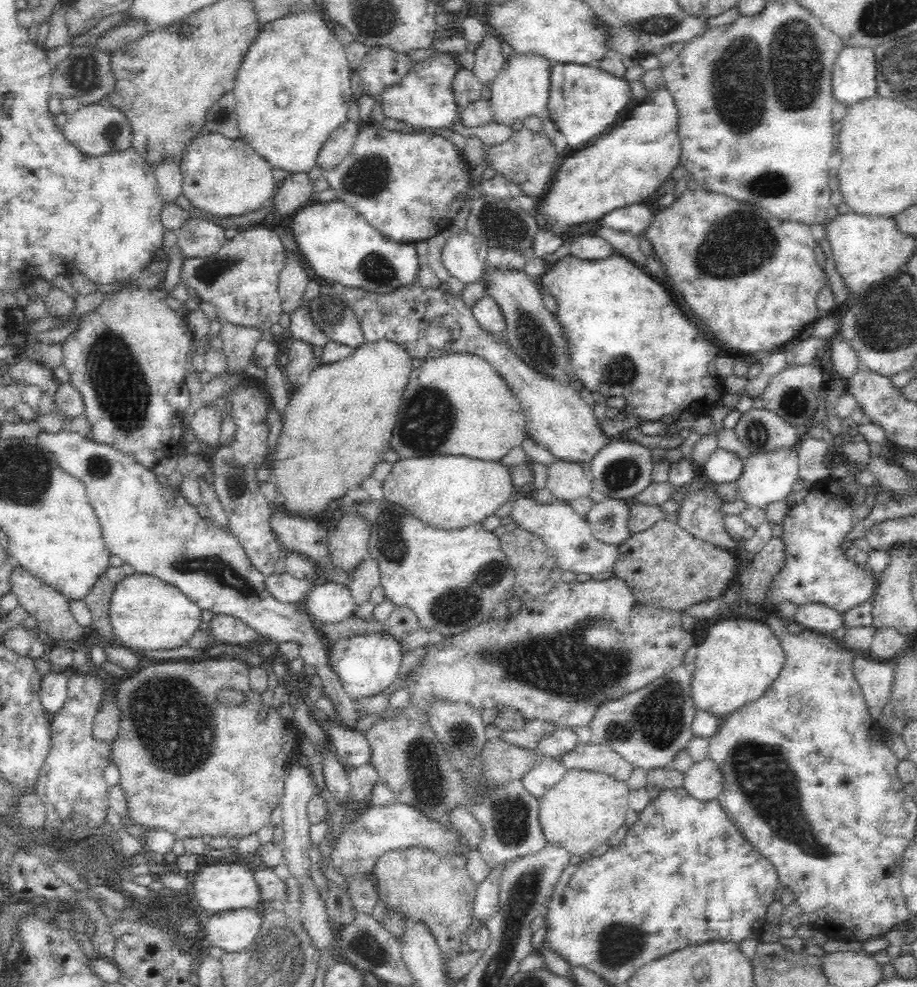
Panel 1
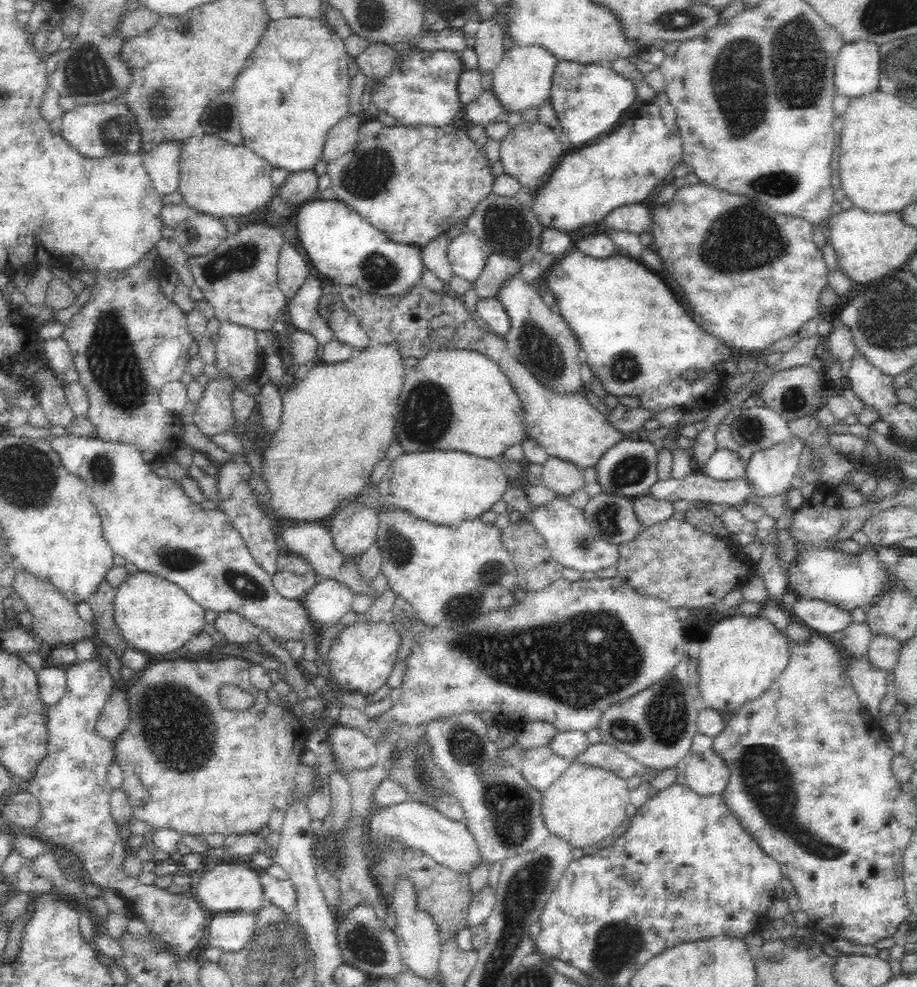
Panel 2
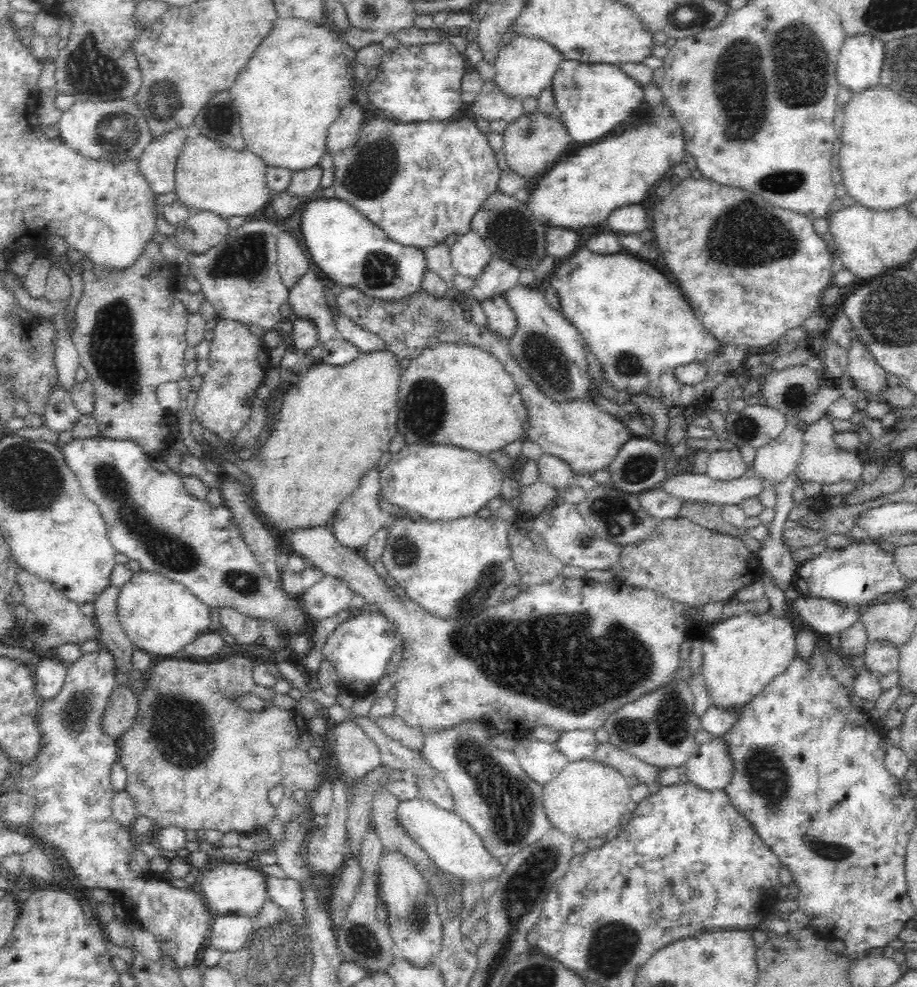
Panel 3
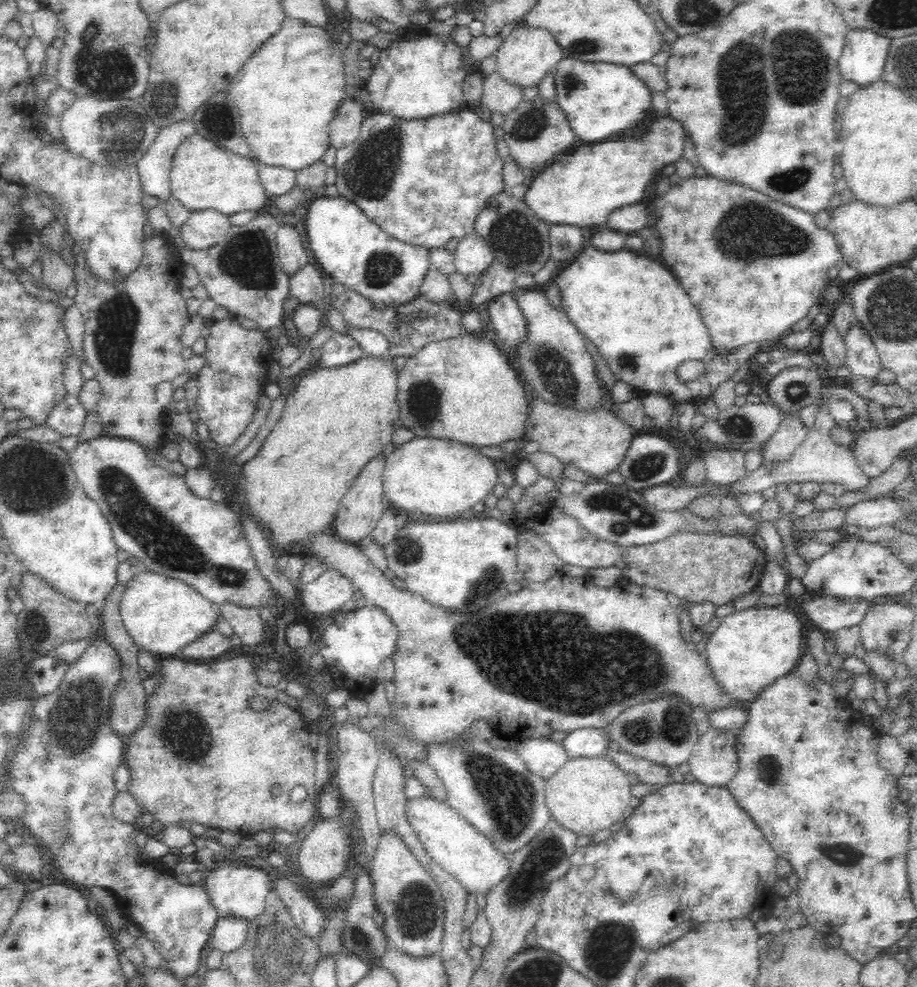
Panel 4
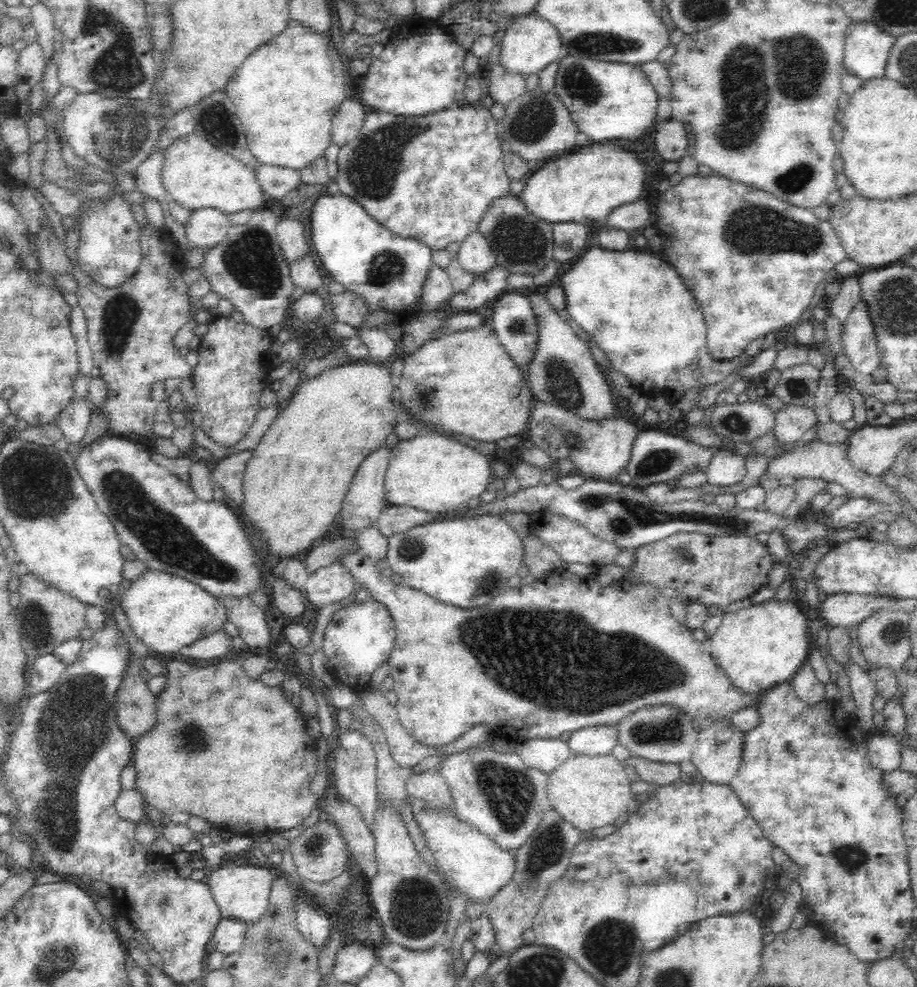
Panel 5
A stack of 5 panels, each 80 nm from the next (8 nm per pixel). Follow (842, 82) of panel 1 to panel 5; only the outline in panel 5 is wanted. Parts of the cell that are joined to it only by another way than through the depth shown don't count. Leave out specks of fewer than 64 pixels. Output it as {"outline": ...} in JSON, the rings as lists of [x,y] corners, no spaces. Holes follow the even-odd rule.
{"outline":[[[873,20],[851,22],[845,38],[844,68],[862,80],[884,75],[896,38],[881,31]]]}

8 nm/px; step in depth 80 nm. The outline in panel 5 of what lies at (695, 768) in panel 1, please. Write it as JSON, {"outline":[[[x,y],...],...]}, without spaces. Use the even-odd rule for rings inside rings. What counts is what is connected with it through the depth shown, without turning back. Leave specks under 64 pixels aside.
{"outline":[[[726,719],[698,730],[698,743],[691,756],[698,774],[711,783],[728,785],[742,762],[744,736],[746,731]]]}

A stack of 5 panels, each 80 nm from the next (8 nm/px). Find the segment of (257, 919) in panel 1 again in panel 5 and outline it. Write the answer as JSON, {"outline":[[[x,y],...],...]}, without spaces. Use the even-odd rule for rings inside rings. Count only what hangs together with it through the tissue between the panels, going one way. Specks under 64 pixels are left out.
{"outline":[[[222,917],[212,936],[215,950],[225,956],[237,953],[244,945],[247,928],[248,925],[245,922],[234,918]]]}

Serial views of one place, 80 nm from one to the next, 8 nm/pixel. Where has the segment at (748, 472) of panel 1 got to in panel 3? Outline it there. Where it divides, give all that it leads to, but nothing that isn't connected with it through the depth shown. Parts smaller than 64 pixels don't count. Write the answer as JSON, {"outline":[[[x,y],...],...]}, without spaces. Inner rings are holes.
{"outline":[[[787,423],[774,440],[756,450],[753,469],[767,478],[771,487],[784,482],[792,467],[796,466],[803,436],[798,424]]]}

